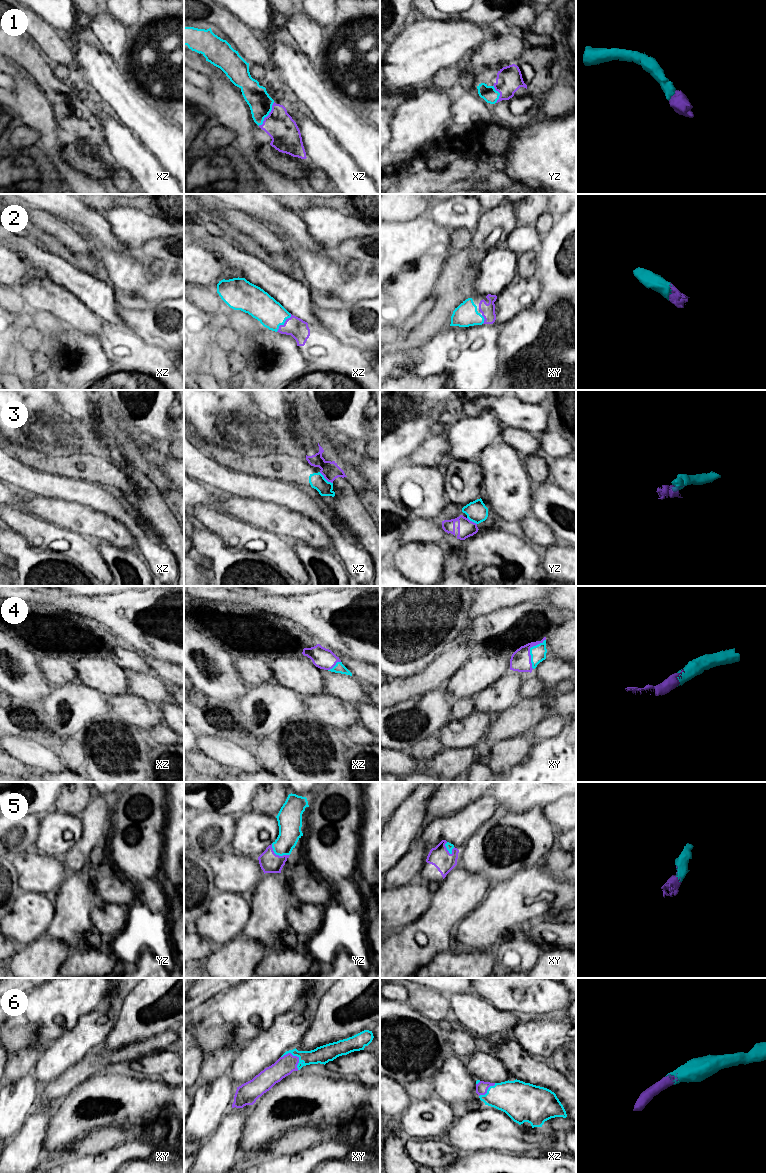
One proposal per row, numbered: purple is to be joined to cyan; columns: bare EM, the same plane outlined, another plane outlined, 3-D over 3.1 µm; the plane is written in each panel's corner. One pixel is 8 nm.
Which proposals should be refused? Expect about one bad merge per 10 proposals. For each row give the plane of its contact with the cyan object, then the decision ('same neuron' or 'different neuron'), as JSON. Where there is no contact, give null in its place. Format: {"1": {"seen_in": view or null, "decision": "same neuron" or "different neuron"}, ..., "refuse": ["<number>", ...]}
{"1": {"seen_in": "xz", "decision": "same neuron"}, "2": {"seen_in": "xz", "decision": "same neuron"}, "3": {"seen_in": "xz", "decision": "different neuron"}, "4": {"seen_in": "xy", "decision": "same neuron"}, "5": {"seen_in": "yz", "decision": "same neuron"}, "6": {"seen_in": "xy", "decision": "same neuron"}, "refuse": ["3"]}

